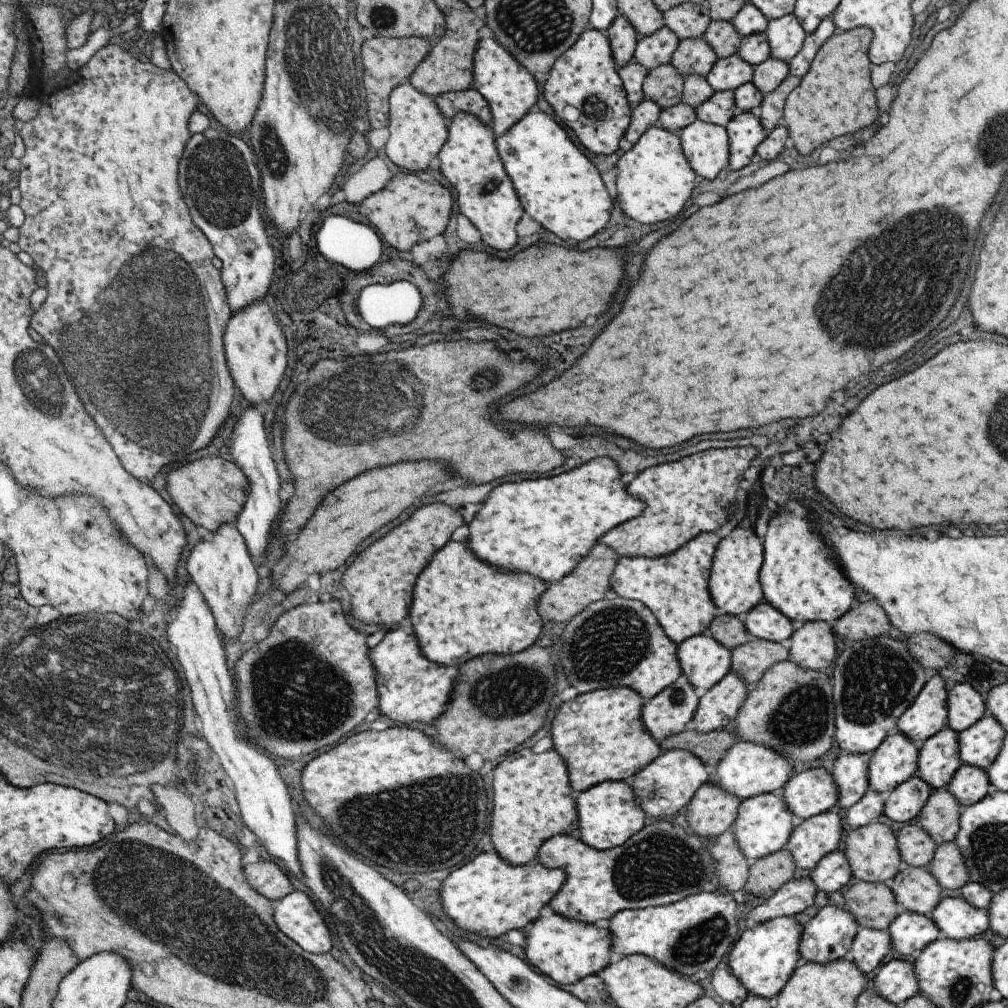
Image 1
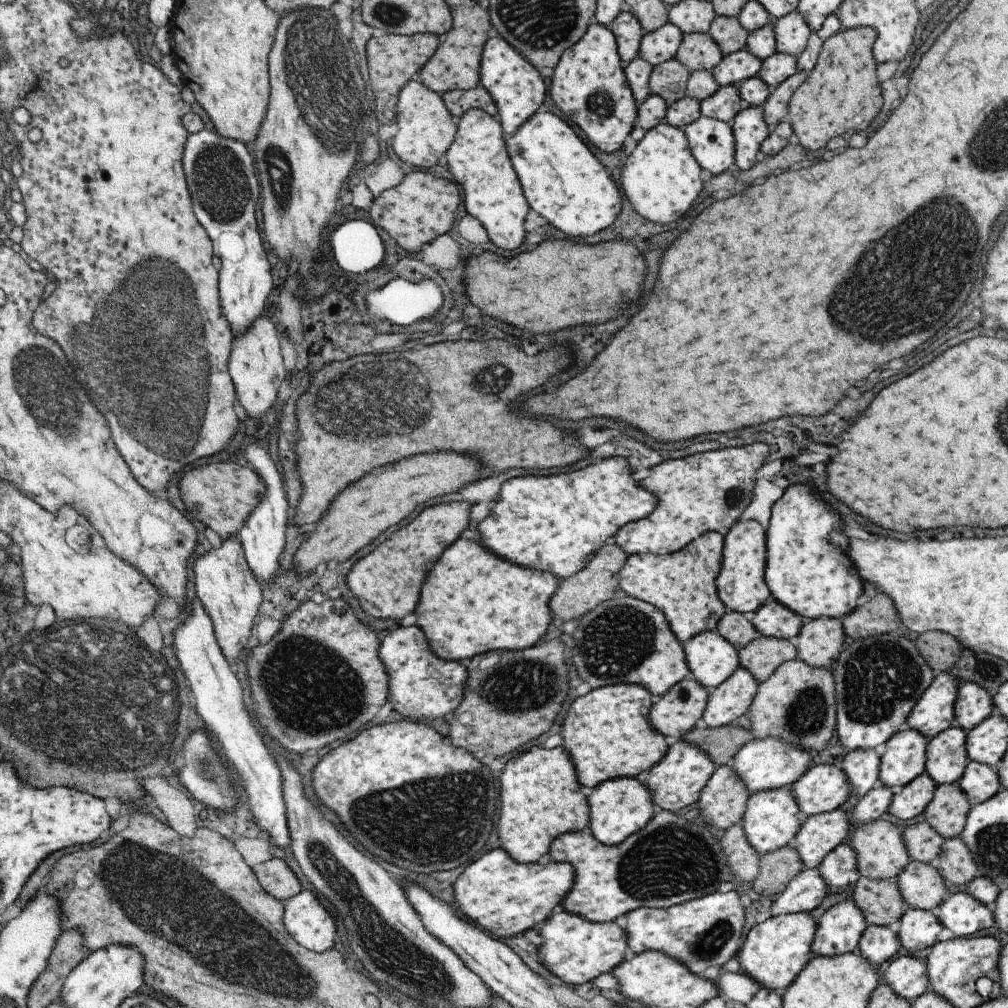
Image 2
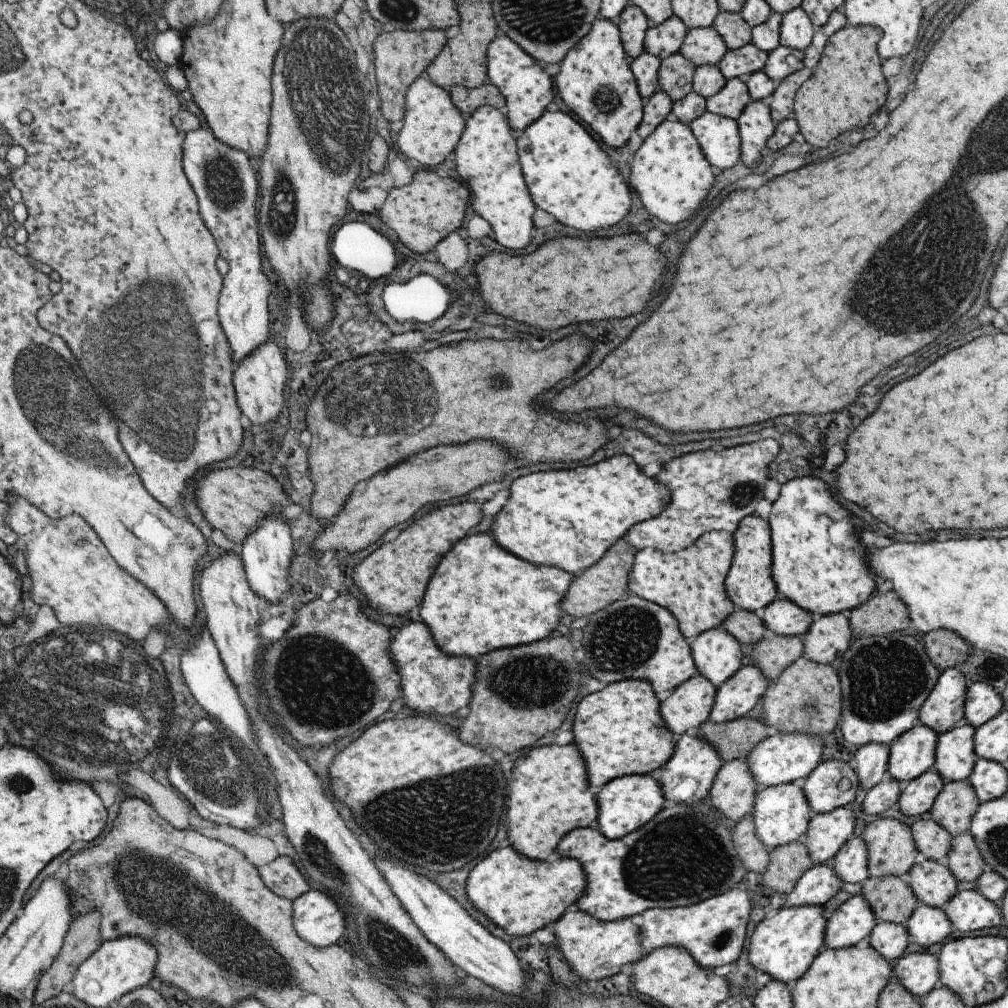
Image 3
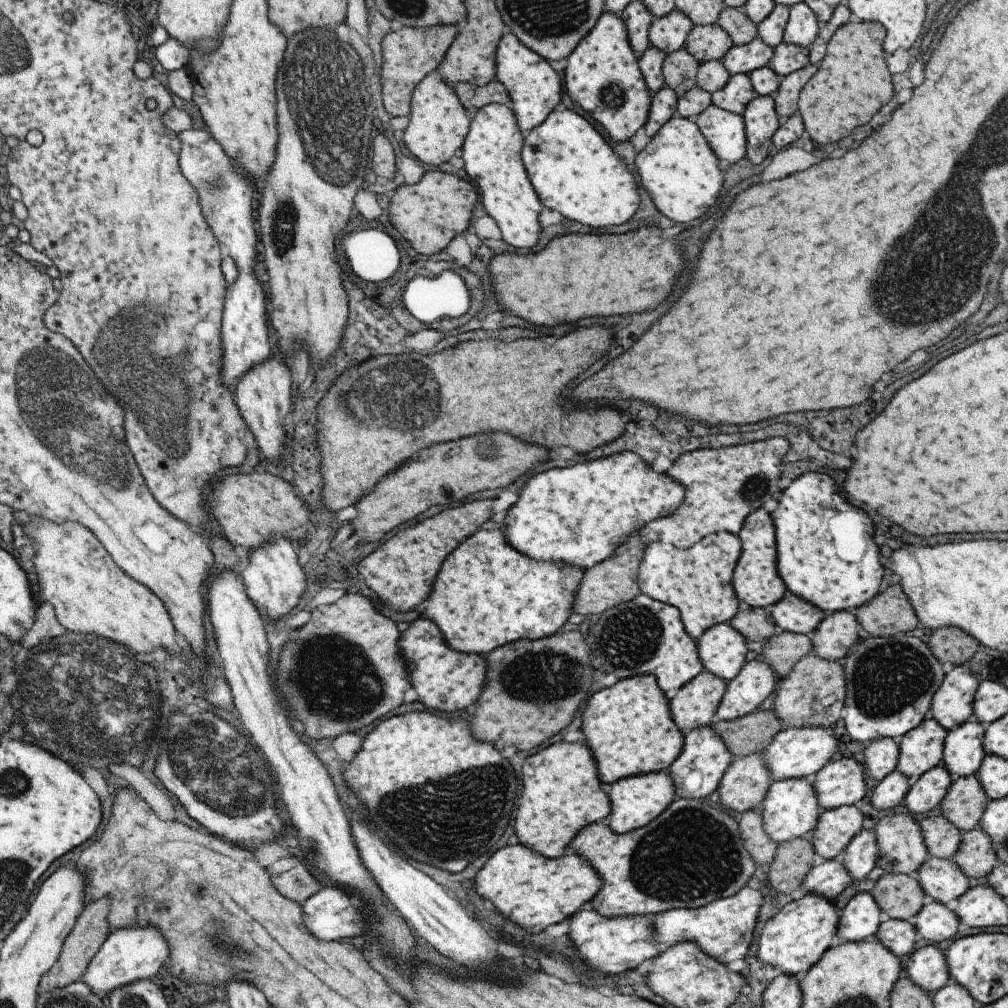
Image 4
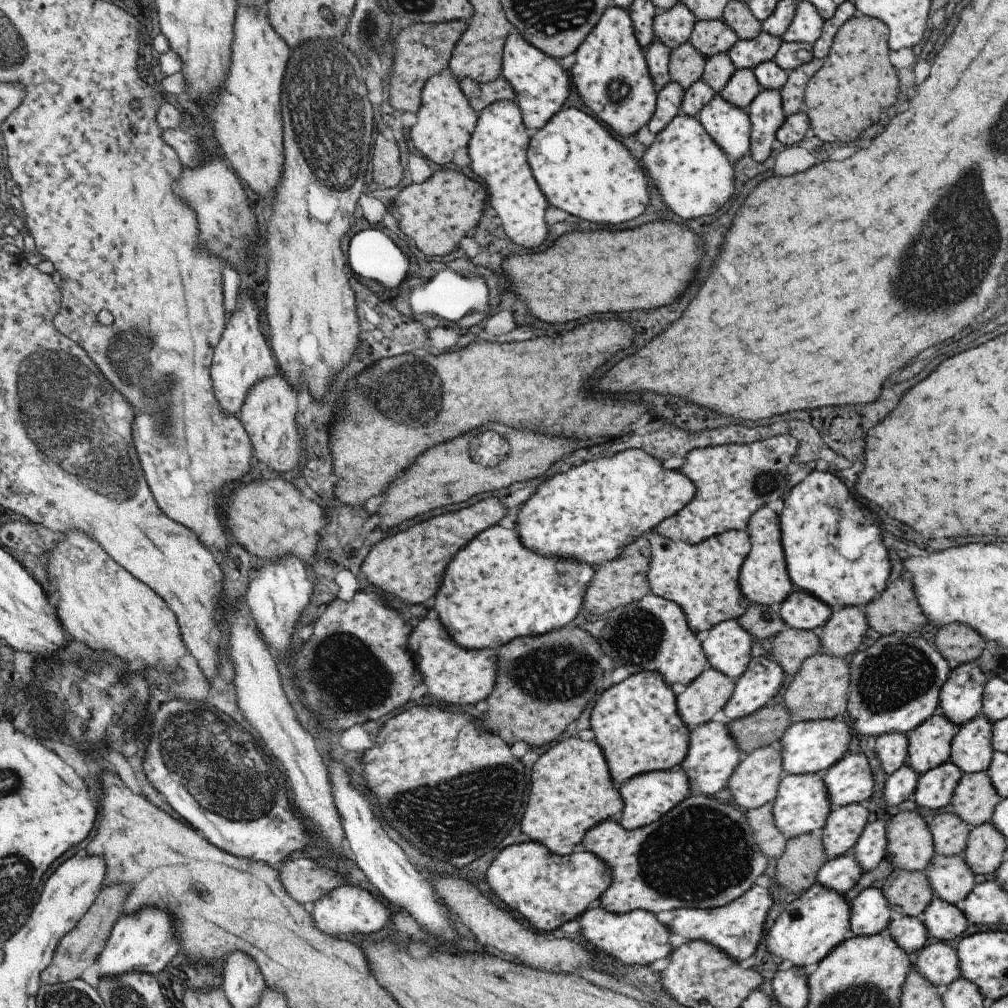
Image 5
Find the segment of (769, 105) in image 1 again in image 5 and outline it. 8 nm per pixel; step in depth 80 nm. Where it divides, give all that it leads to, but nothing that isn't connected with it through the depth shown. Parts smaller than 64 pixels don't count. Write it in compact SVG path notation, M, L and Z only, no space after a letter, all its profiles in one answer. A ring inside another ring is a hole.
M813 57L809 62L787 72L786 81L780 89L780 99L784 116L795 114L803 109L804 88L809 78L821 68L823 60Z

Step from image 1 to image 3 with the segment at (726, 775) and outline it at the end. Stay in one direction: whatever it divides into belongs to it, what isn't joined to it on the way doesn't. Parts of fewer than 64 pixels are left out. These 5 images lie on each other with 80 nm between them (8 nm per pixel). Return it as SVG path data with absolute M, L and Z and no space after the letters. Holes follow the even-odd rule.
M774 733L761 740L746 756L749 770L758 789L783 783L800 783L821 762L825 754L825 740L801 733Z

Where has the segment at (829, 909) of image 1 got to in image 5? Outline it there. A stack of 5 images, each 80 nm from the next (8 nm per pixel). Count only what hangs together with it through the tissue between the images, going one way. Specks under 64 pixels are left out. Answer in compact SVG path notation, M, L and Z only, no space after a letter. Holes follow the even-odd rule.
M864 888L850 903L850 930L846 938L883 933L893 916L880 888Z

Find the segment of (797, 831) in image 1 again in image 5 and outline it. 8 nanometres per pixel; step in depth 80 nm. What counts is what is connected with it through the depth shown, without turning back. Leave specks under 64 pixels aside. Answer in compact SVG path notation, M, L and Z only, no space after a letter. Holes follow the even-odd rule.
M849 803L830 810L819 832L822 847L829 859L845 855L853 848L867 824L868 813L861 803Z

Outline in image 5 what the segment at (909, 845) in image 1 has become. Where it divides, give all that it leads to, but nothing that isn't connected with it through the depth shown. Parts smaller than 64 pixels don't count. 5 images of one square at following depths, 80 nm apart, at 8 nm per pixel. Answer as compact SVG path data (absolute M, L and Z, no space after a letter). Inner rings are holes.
M946 812L933 816L928 823L934 854L951 856L963 854L971 827L955 813Z

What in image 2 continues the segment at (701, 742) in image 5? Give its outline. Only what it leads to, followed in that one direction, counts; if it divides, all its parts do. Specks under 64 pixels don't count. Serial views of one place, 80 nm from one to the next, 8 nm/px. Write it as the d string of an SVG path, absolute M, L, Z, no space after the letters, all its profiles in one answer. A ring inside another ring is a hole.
M685 739L669 741L669 748L662 759L649 770L634 776L649 790L656 810L666 810L676 813L683 806L689 806L698 800L701 789L715 772L718 766L698 746Z

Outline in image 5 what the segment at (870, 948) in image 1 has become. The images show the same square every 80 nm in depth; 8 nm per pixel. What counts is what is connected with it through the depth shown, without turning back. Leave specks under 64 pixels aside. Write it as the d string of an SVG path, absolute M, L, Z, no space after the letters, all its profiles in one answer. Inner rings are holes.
M894 915L891 918L885 933L889 935L895 944L909 955L916 954L929 937L926 926L918 917L903 917Z

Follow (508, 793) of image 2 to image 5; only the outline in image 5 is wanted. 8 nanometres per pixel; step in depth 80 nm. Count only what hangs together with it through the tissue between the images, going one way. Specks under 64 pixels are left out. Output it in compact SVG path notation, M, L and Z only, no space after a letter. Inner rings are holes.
M564 738L534 762L530 793L521 819L521 832L531 841L544 844L556 855L579 849L583 835L597 823L615 819L622 809L618 787L612 783L604 752L594 741Z

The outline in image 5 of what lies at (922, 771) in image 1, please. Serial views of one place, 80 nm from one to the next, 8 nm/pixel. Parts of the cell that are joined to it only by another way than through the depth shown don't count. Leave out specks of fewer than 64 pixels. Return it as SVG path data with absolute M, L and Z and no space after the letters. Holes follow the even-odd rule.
M983 714L959 726L948 758L963 773L985 771L992 759L992 722Z

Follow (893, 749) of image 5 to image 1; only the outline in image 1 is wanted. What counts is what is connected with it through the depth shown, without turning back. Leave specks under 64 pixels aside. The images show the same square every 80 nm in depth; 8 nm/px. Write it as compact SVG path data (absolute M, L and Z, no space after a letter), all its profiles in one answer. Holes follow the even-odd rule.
M843 753L831 768L831 776L837 785L836 810L844 812L854 805L870 788L868 762L871 754Z

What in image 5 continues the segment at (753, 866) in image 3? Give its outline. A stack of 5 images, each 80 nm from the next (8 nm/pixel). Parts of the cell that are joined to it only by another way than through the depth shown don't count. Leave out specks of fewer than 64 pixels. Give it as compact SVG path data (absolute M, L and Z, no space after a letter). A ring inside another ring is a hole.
M771 802L754 809L748 809L745 818L747 818L758 849L767 858L777 859L780 857L787 839L774 825Z

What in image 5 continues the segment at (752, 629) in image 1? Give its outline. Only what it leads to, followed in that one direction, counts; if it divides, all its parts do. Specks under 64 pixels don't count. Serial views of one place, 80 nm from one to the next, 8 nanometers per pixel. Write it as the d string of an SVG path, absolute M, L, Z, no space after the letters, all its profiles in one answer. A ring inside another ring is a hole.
M799 589L791 591L780 604L776 613L789 629L817 631L833 612L828 604Z

